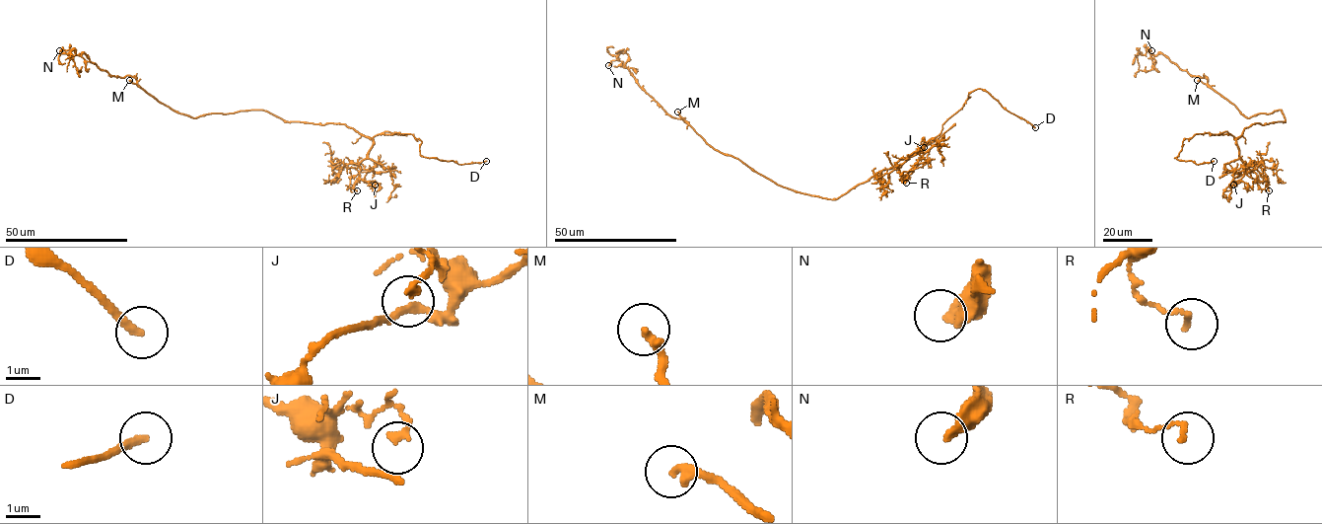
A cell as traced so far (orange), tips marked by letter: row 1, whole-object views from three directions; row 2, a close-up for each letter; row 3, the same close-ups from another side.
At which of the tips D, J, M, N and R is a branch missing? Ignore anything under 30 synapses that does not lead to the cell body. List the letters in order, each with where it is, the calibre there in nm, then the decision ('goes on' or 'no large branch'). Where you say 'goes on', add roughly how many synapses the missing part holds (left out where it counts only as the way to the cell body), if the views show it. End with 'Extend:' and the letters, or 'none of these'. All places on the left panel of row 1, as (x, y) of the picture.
D: place (486, 161); calibre 240 nm; goes on
J: place (375, 185); calibre 240 nm; no large branch
M: place (129, 80); calibre 280 nm; goes on; 45 synapses
N: place (59, 50); calibre 360 nm; no large branch
R: place (357, 190); calibre 150 nm; no large branch
Extend: D, M

